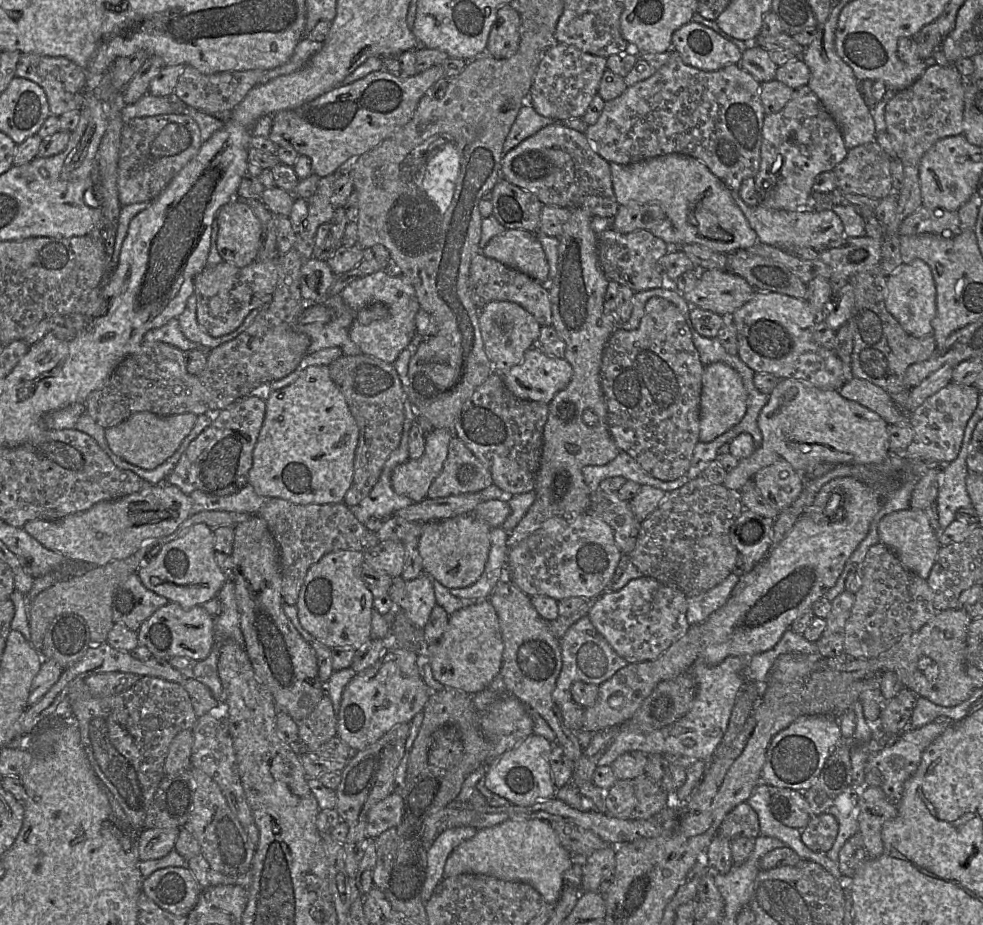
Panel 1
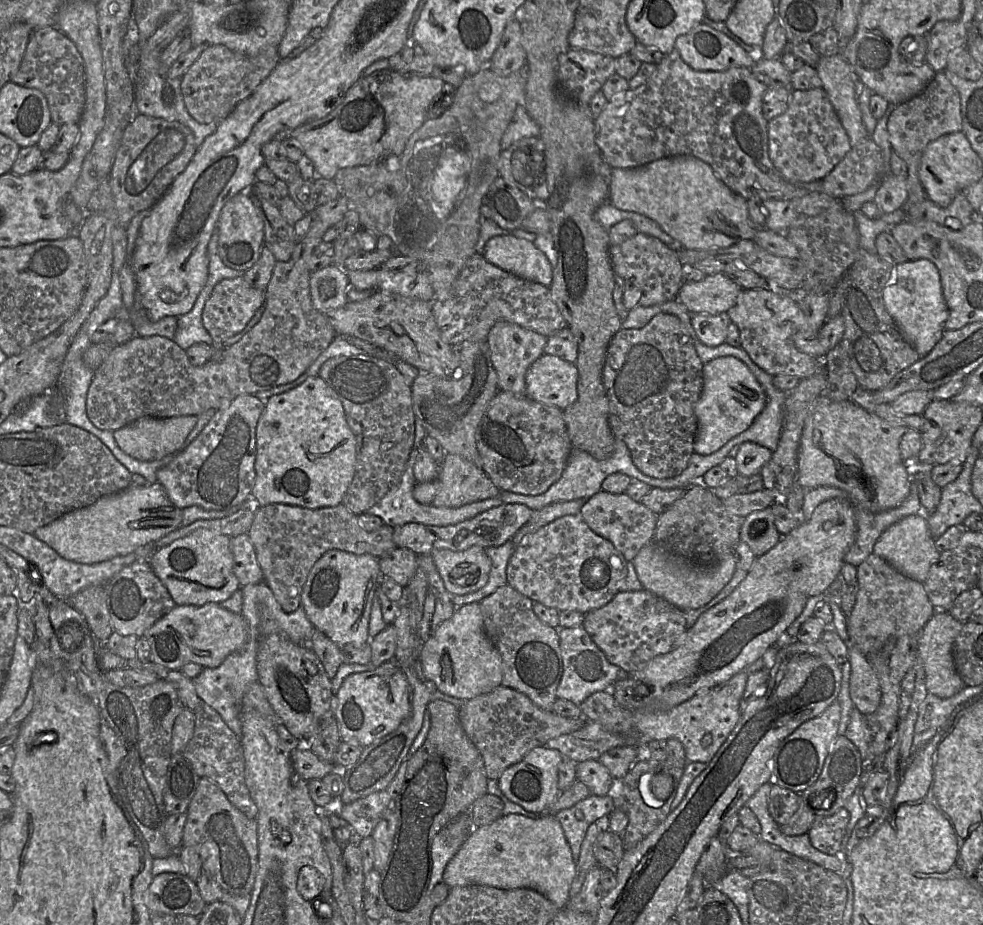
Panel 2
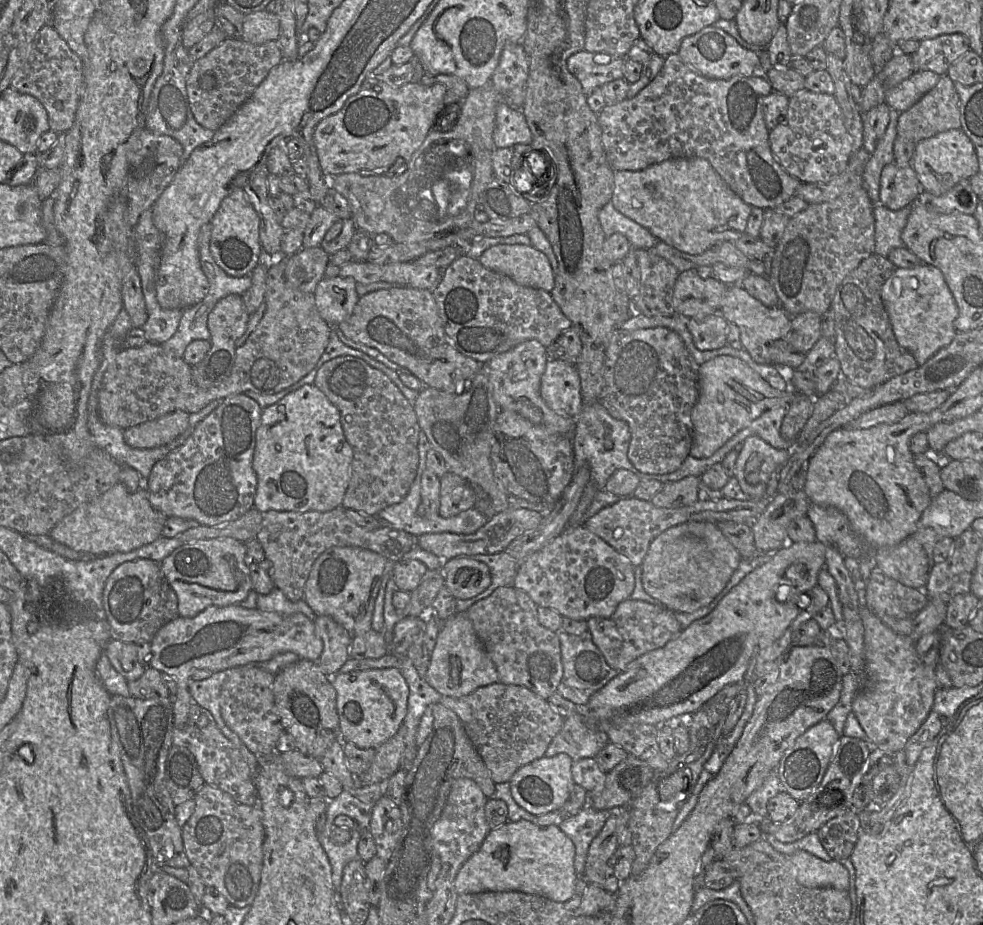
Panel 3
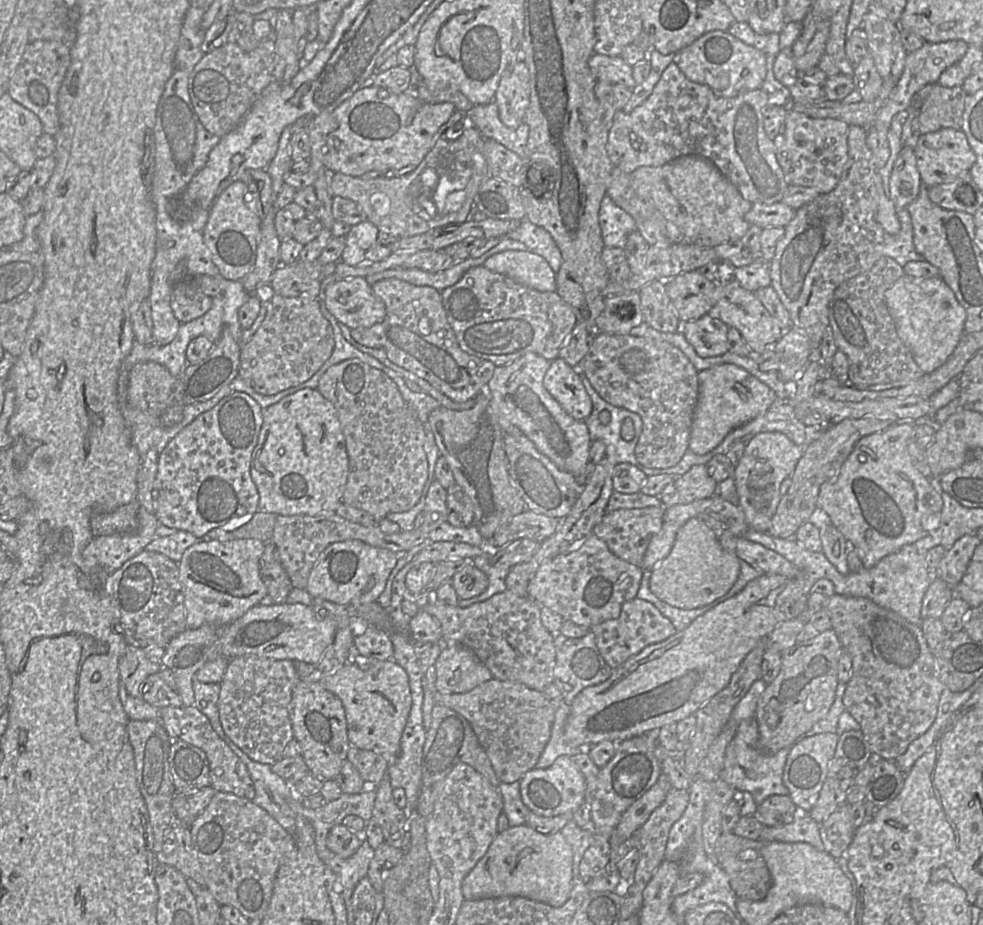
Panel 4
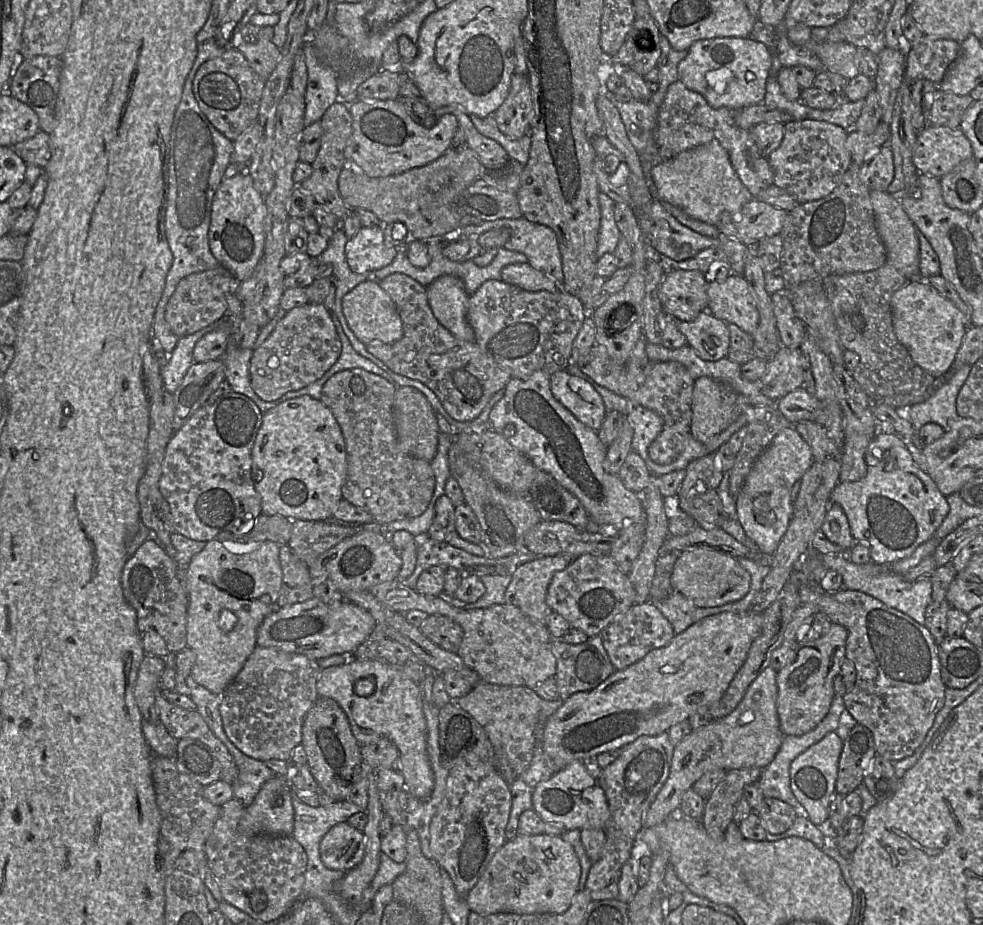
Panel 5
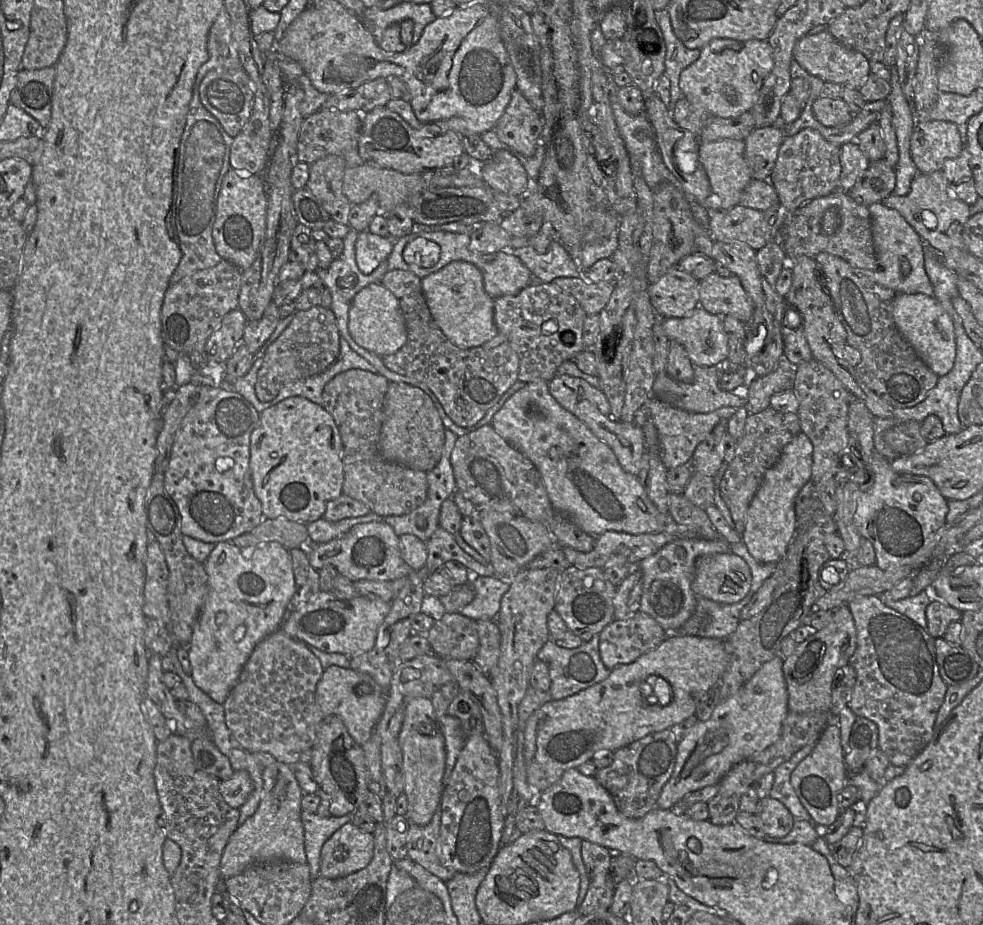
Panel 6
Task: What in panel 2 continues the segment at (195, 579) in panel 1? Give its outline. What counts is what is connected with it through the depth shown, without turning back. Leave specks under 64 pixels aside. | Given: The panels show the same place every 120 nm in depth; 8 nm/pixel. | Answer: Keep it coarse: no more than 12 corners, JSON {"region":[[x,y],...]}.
{"region":[[205,528],[149,561],[176,605],[240,590],[231,537]]}

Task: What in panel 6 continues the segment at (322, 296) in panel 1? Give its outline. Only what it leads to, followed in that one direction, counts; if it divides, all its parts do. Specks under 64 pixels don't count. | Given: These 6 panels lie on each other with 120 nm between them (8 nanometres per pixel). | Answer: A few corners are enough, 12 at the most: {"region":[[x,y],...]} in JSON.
{"region":[[381,283],[355,295],[348,330],[379,357],[407,340],[399,302]]}

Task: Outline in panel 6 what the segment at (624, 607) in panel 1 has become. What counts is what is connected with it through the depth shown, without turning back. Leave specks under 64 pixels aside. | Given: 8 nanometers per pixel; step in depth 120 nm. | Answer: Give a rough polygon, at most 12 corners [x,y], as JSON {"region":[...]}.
{"region":[[640,610],[599,636],[609,670],[634,662],[667,638]]}

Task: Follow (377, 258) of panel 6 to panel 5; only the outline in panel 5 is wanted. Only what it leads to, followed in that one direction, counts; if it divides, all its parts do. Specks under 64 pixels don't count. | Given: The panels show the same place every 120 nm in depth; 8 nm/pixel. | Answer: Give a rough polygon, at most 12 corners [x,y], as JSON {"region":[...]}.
{"region":[[362,226],[347,241],[354,273],[390,264],[398,248],[385,242],[380,226]]}

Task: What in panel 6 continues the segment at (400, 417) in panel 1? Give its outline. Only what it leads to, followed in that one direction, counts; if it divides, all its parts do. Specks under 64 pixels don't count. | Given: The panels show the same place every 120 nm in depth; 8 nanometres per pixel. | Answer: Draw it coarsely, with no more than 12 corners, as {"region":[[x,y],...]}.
{"region":[[349,369],[322,392],[342,441],[342,493],[380,516],[427,497],[427,473],[378,452],[381,374]]}

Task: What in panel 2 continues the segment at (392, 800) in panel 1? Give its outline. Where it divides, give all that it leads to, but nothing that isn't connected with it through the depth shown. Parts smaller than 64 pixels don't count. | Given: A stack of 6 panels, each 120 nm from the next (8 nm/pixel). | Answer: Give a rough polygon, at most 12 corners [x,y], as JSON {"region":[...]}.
{"region":[[383,790],[349,804],[325,810],[347,820],[353,835],[372,835],[391,805]]}

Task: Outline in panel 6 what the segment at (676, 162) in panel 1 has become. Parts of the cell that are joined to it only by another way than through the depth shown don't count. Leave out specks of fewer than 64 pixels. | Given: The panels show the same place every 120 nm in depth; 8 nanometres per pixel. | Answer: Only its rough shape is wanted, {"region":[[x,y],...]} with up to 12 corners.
{"region":[[744,141],[700,142],[719,210],[739,205],[752,179]]}

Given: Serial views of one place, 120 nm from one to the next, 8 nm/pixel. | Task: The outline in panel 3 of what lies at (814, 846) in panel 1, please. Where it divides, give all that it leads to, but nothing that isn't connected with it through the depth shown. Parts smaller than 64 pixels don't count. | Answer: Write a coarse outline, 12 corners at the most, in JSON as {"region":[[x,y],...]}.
{"region":[[854,809],[818,830],[835,861],[849,859],[862,831]]}

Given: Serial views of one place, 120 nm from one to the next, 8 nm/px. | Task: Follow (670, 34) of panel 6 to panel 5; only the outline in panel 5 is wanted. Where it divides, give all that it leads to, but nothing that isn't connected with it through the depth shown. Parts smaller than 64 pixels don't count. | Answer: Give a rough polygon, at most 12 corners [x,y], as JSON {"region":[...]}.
{"region":[[660,33],[657,63],[659,88],[653,96],[658,111],[667,89],[679,80],[678,65],[687,50],[675,50]]}

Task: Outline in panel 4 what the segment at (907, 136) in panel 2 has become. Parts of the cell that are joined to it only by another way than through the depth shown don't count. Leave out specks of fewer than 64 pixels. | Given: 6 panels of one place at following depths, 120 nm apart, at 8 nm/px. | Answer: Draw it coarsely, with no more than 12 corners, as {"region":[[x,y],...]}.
{"region":[[934,84],[918,112],[920,133],[960,129],[967,94]]}

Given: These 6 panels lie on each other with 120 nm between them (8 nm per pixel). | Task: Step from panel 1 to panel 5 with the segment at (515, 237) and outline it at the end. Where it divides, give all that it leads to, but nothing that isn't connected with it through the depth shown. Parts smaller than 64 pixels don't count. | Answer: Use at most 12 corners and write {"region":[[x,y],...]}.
{"region":[[529,263],[505,266],[502,281],[557,292],[561,284]]}

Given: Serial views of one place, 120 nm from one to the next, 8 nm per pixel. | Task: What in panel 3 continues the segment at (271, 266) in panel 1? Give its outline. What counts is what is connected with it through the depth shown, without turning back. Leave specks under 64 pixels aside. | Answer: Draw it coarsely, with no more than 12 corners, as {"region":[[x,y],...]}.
{"region":[[241,295],[216,303],[207,321],[210,350],[192,365],[199,387],[230,375],[236,340],[250,316]]}

